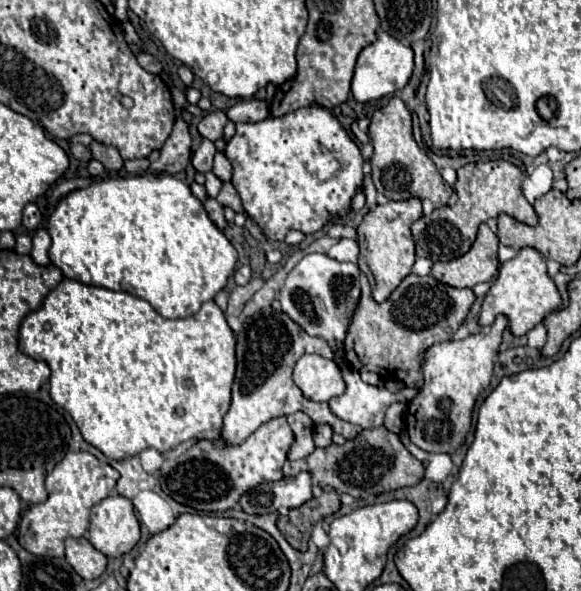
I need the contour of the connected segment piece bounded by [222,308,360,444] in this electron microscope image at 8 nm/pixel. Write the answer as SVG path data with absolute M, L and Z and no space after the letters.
M262 308L254 316L244 322L244 330L236 336L236 352L238 352L238 370L232 386L232 406L224 418L222 436L230 444L242 444L254 430L258 430L266 420L274 416L288 416L292 412L306 412L314 424L330 424L334 432L342 434L344 438L354 438L360 428L336 418L326 402L312 402L306 400L300 388L292 382L292 370L300 356L304 354L320 354L332 356L334 352L326 340L308 336L304 328L300 328L288 314L274 308Z

